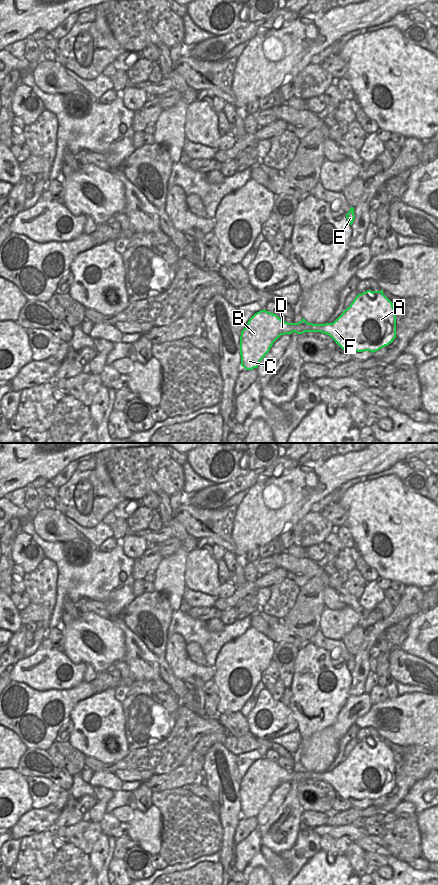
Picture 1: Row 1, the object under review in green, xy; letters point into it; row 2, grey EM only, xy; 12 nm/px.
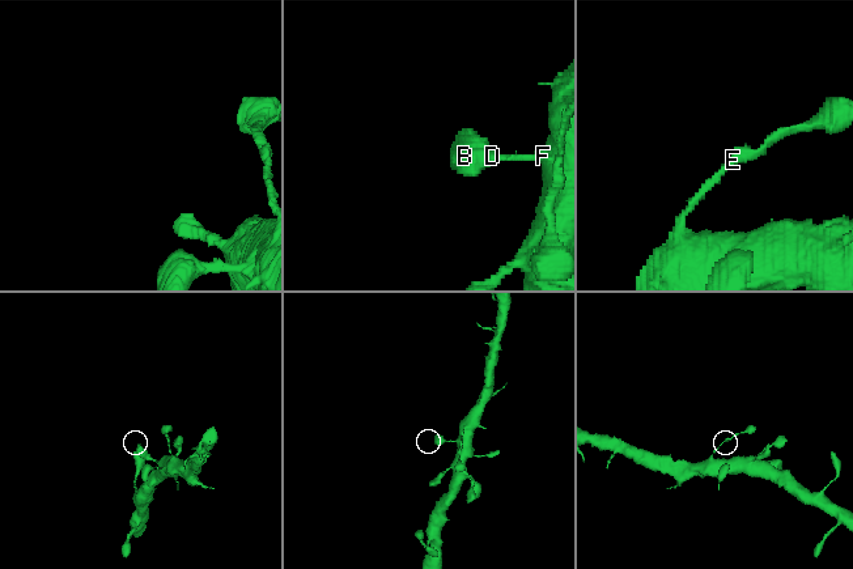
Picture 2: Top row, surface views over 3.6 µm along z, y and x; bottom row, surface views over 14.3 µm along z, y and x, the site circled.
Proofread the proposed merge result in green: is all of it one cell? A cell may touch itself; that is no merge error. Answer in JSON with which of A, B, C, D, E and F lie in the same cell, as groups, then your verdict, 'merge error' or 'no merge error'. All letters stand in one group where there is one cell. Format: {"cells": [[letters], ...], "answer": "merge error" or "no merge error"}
{"cells": [["A", "B", "C", "D", "E", "F"]], "answer": "no merge error"}

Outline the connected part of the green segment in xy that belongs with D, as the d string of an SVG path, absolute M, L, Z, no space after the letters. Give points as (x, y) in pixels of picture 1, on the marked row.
M367 290L358 294L350 306L333 322L325 324L308 323L304 318L298 323L288 323L276 314L264 310L255 313L241 331L241 366L246 370L257 368L269 352L273 343L281 336L291 333L321 332L329 335L344 351L370 351L372 353L388 346L396 338L396 315L393 303L381 291Z

